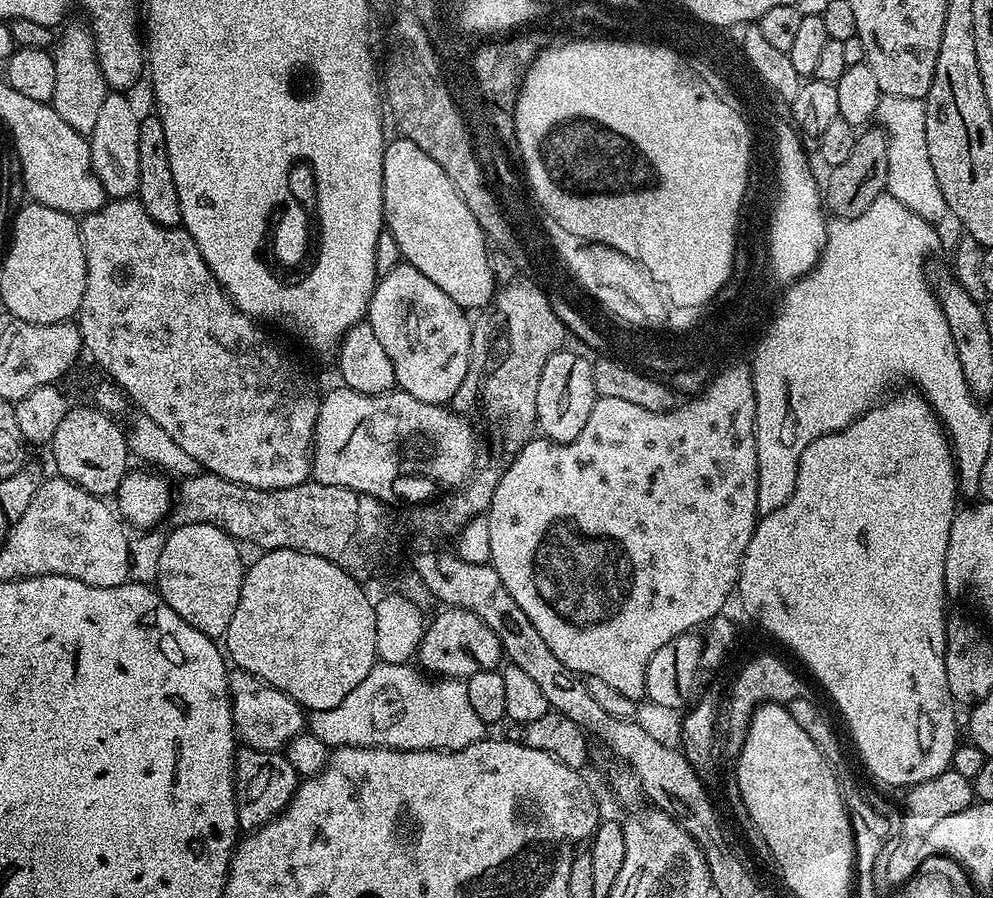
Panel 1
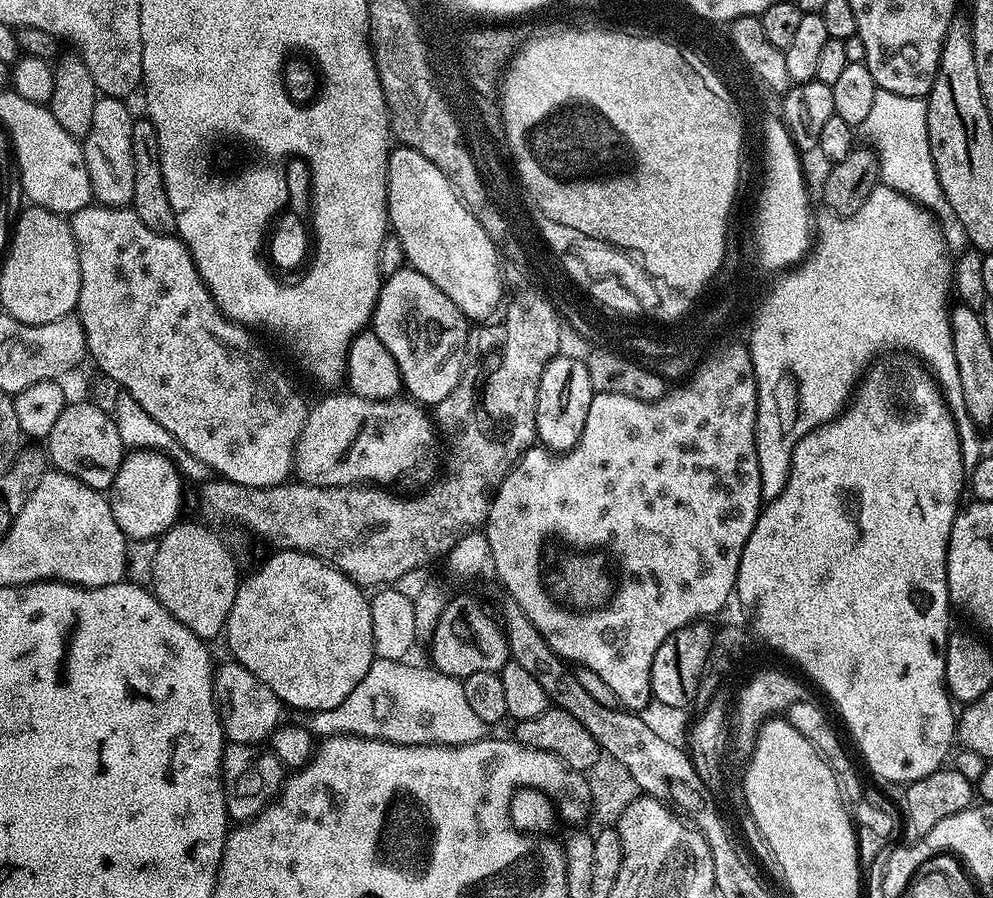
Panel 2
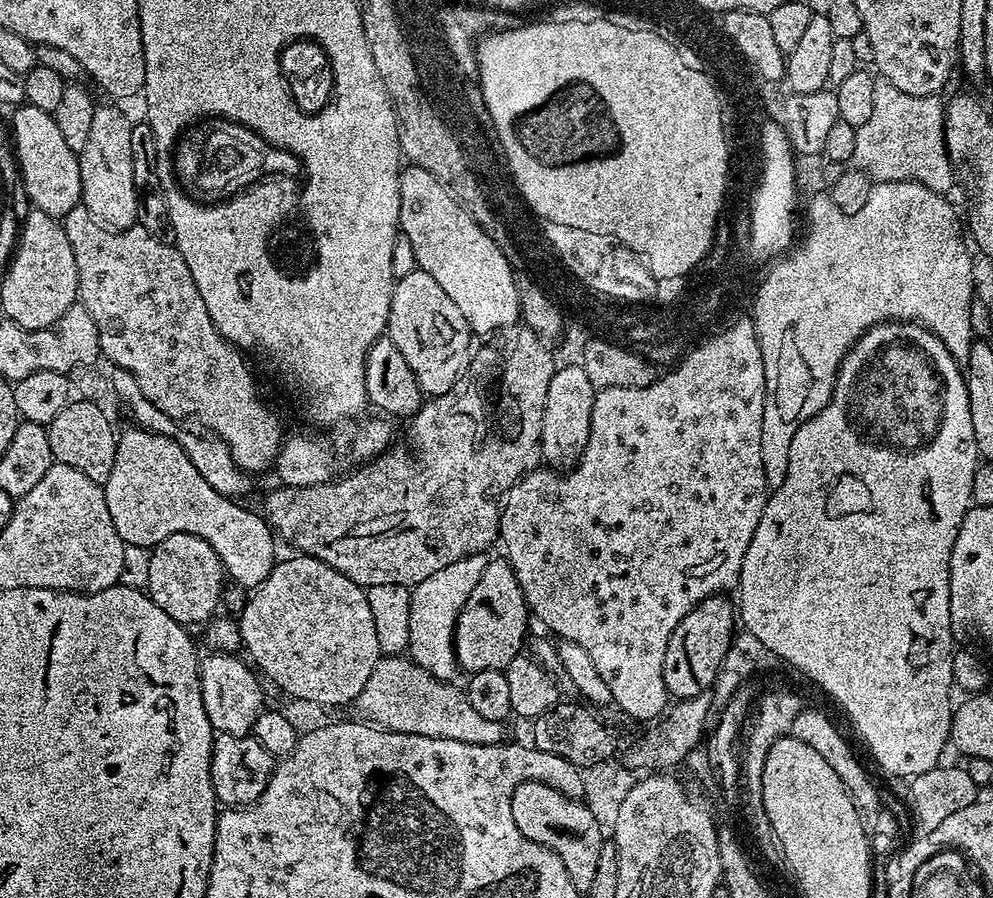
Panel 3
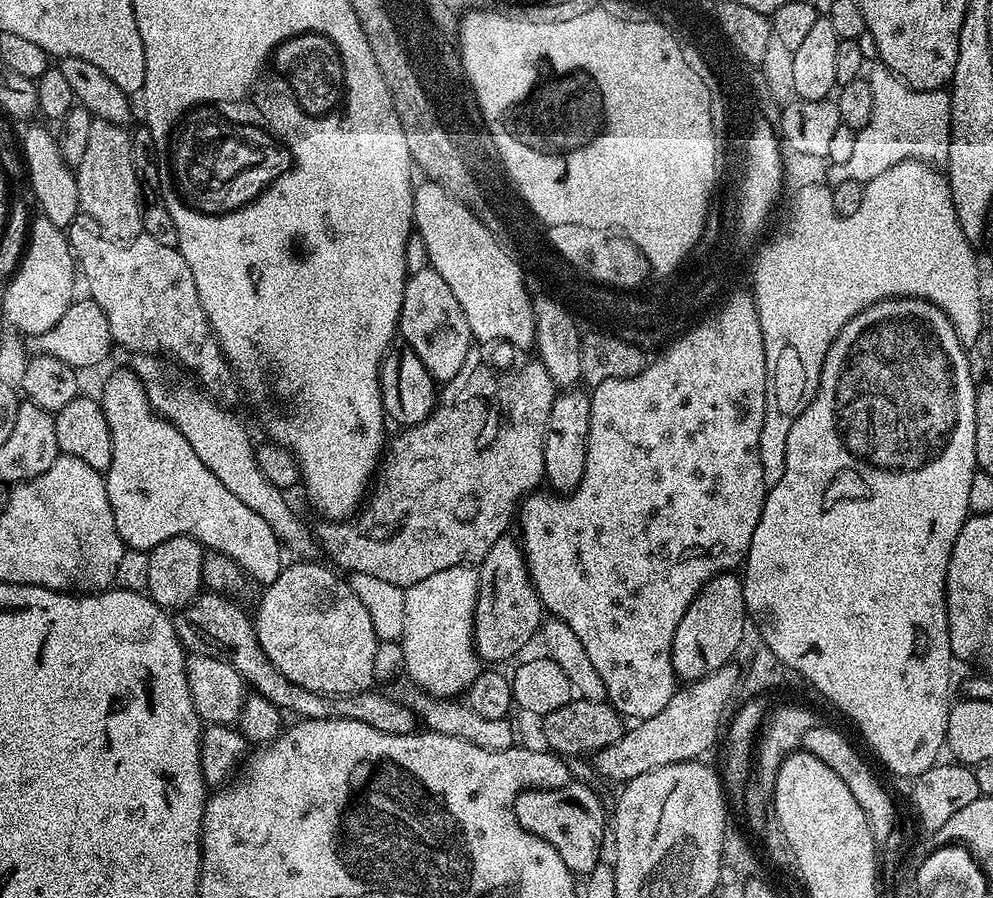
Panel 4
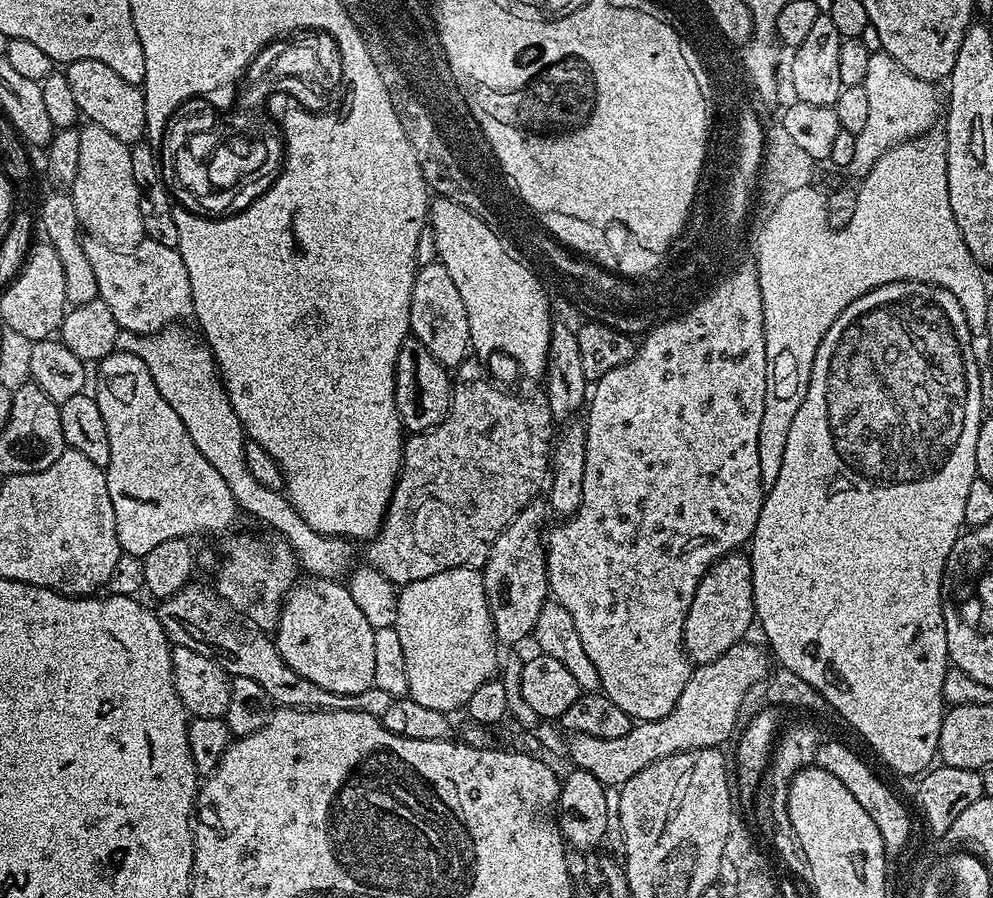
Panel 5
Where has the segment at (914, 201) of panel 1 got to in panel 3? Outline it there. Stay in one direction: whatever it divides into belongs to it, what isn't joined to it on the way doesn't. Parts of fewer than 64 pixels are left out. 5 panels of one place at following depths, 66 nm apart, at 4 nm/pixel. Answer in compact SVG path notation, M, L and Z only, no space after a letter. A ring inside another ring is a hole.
M877 79L873 113L869 121L856 129L851 167L867 173L877 183L917 180L932 192L949 193L954 182L954 164L945 146L944 106L939 95L908 95L887 80Z

